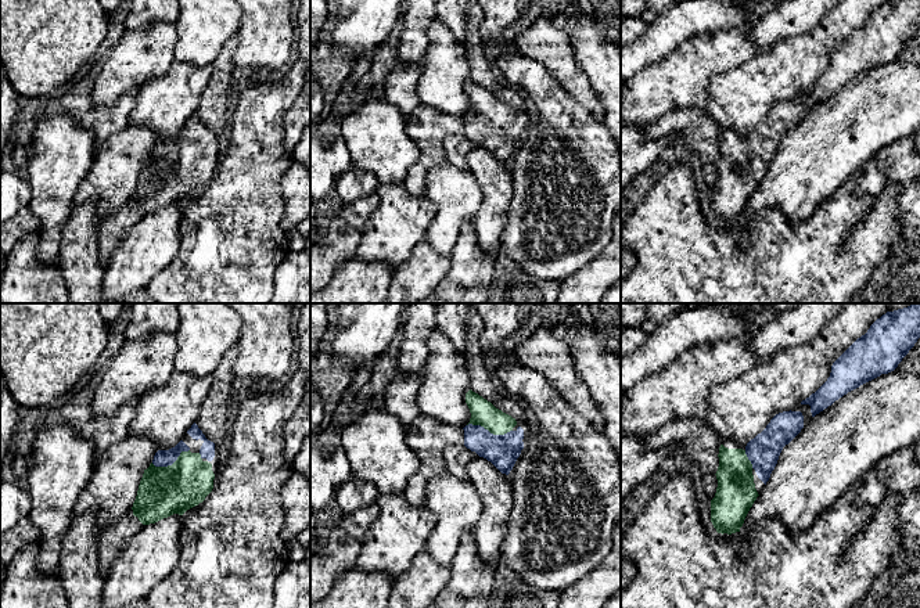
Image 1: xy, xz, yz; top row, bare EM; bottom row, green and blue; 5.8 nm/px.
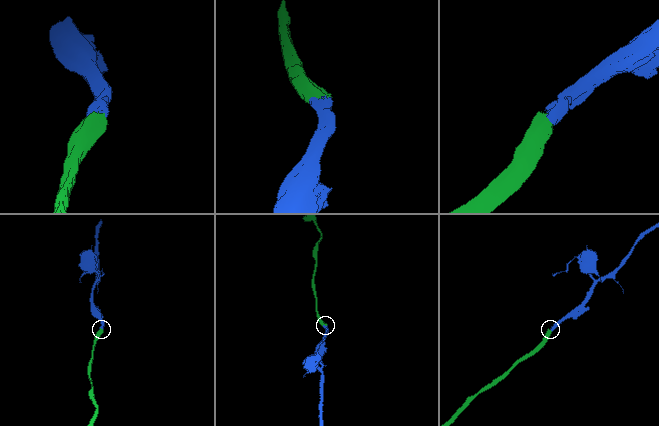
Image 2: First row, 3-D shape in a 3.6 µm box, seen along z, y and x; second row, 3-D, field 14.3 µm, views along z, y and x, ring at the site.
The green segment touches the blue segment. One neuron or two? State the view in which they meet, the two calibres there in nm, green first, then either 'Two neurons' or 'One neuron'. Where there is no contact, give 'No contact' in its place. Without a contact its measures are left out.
Touches green in xz. Thickness 150 nm (green) against 190 nm. One neuron

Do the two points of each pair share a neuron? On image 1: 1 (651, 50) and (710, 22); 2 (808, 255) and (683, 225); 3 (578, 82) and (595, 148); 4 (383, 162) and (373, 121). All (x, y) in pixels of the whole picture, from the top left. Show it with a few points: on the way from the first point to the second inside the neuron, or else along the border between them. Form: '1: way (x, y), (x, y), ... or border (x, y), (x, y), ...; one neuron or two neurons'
1: way (665, 36), (679, 22), (696, 22); one neuron
2: way (777, 255), (748, 262), (721, 262), (714, 255); one neuron
3: border (559, 85), (603, 122); two neurons
4: way (383, 153), (383, 147), (376, 139), (376, 130); one neuron

